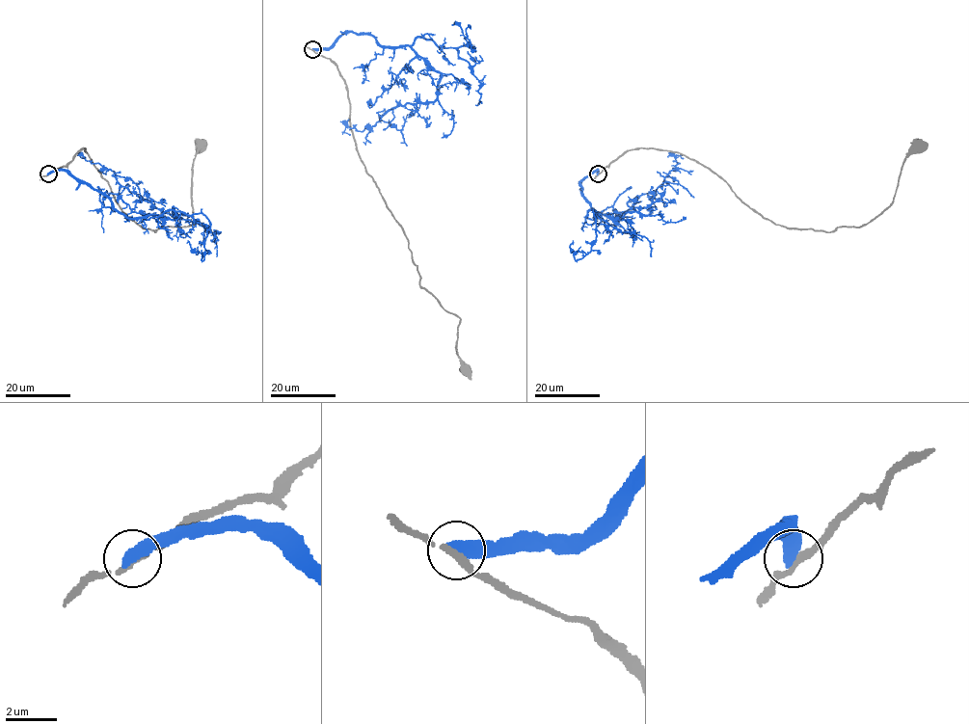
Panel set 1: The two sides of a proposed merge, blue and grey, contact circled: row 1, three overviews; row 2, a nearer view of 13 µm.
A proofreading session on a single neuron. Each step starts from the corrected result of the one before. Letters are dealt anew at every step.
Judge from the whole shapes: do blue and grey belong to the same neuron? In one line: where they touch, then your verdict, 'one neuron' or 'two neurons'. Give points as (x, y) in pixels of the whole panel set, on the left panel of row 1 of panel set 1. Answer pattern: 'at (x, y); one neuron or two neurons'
at (48, 174); two neurons

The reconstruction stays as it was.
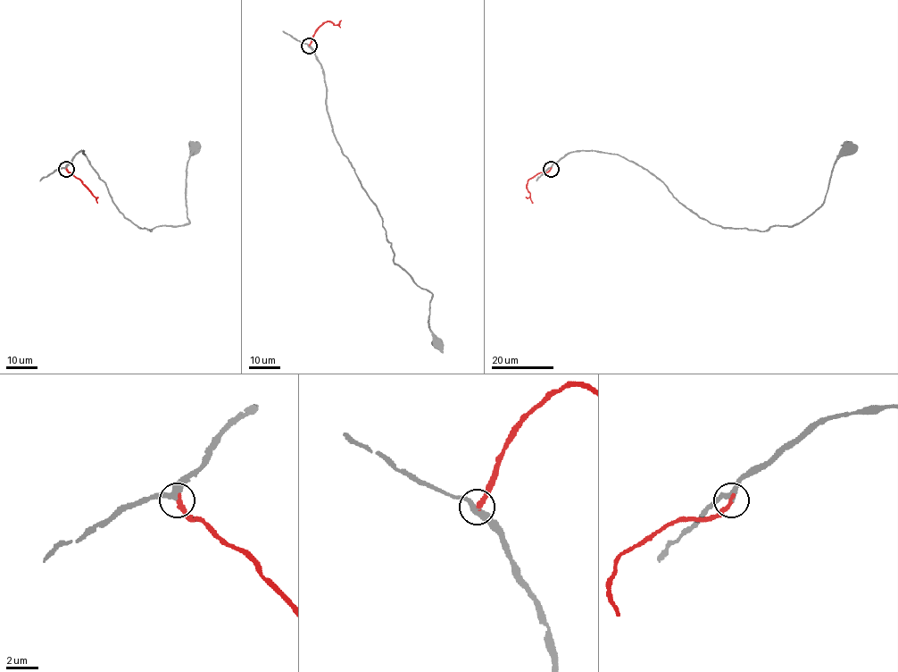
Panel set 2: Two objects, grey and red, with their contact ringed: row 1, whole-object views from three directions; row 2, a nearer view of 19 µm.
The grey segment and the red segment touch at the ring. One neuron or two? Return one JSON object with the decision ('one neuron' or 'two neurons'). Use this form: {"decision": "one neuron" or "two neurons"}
{"decision": "one neuron"}

